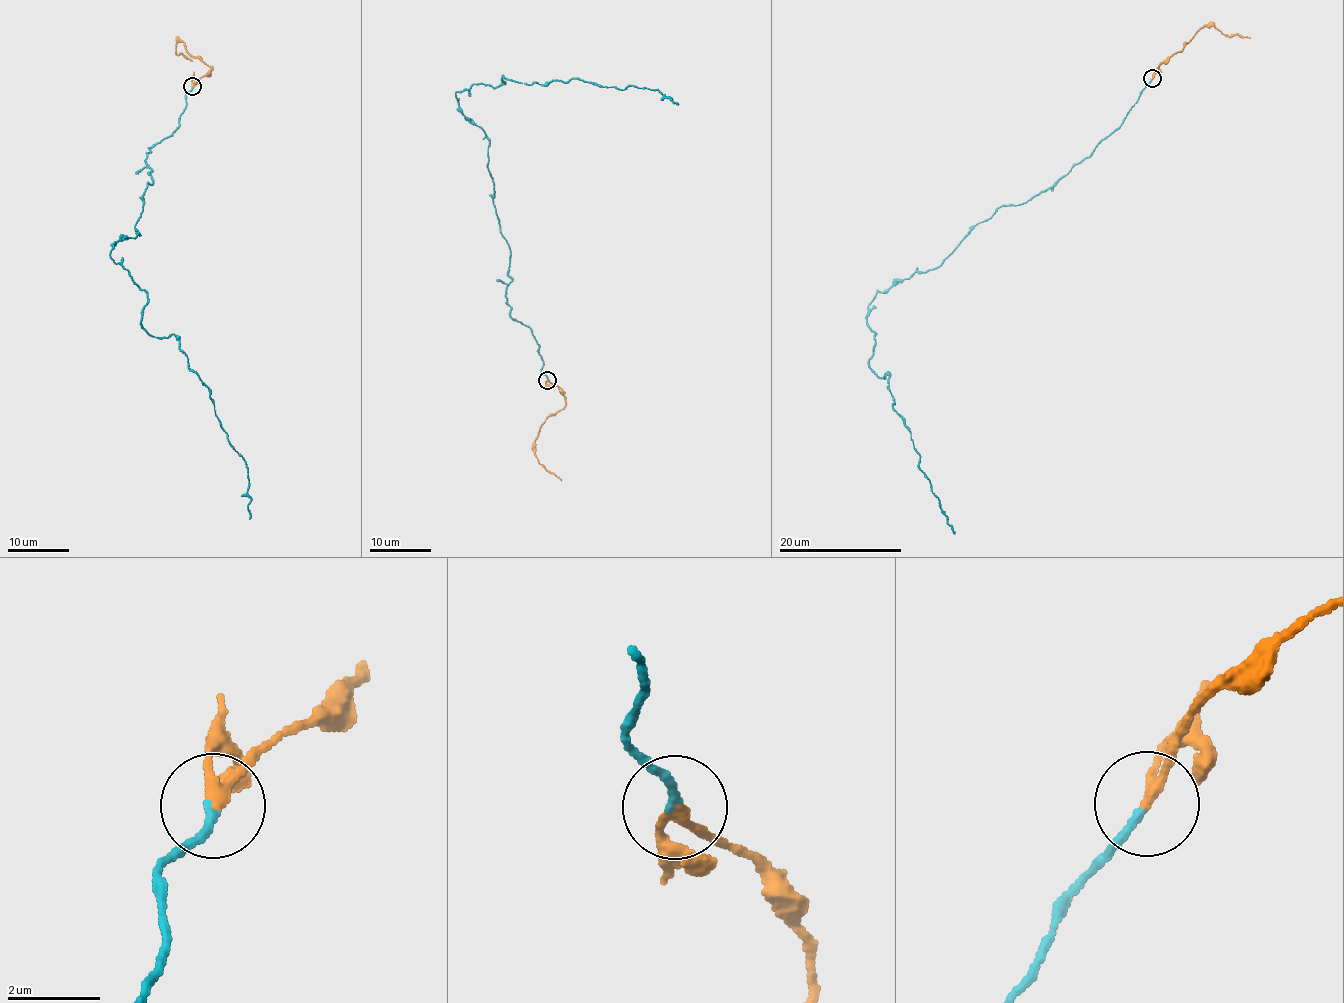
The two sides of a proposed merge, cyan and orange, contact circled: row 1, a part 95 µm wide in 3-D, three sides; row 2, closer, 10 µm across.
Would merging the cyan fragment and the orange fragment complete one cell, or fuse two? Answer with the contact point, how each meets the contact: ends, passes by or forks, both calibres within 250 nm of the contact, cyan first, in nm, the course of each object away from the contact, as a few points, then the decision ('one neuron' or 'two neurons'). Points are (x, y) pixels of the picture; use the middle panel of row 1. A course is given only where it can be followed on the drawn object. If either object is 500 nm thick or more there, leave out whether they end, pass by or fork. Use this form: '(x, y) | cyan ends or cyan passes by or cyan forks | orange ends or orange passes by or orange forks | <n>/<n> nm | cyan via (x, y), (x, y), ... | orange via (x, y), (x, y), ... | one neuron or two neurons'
(547, 380) | cyan ends | orange passes by | 170/200 nm | cyan via (547, 379), (505, 294), (510, 249), (488, 137), (456, 92), (501, 76), (578, 78), (678, 104) | orange via (547, 379), (557, 386), (565, 405), (545, 420), (534, 442), (534, 452), (538, 463), (562, 479) | one neuron

